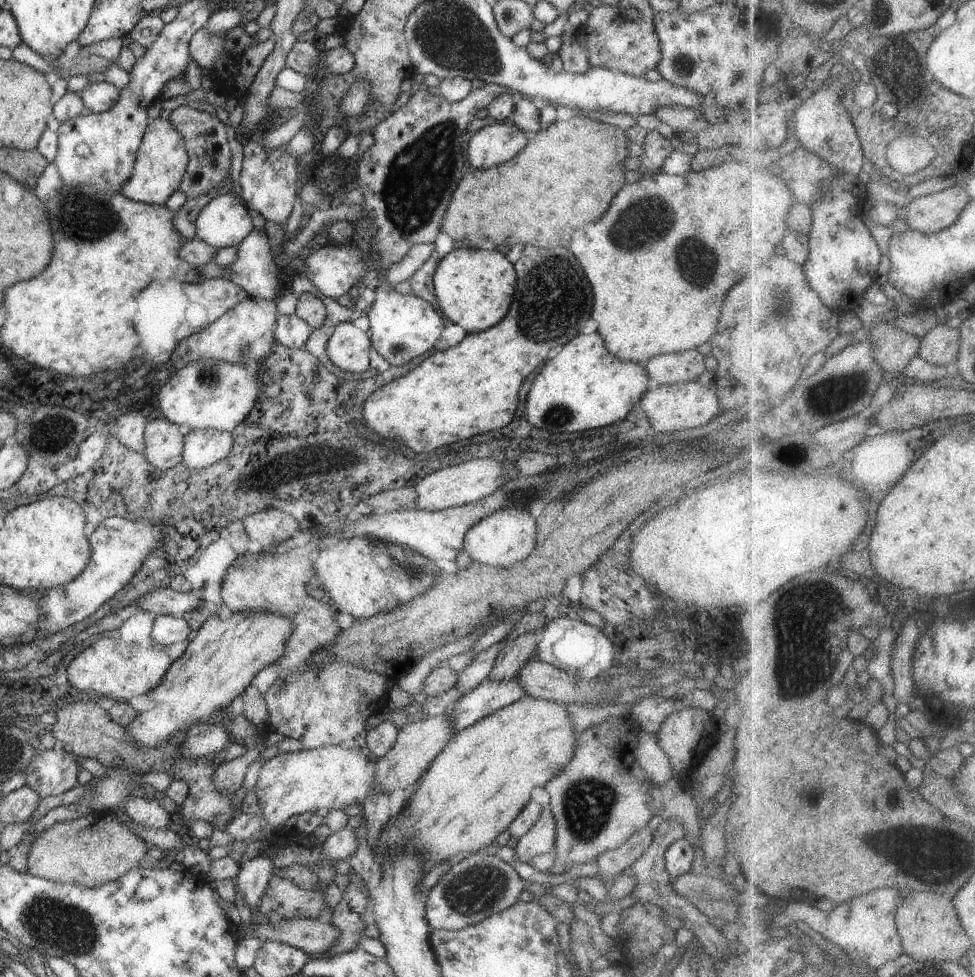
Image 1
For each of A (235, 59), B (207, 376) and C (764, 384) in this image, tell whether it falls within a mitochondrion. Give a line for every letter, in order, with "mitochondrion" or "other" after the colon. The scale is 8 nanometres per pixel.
A: other
B: mitochondrion
C: other

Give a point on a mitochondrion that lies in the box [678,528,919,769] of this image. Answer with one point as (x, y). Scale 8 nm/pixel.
(825, 648)

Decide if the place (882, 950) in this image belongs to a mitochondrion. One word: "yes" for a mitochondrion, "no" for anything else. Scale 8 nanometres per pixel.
no

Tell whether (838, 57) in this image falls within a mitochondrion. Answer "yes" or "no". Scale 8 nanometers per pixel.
no

